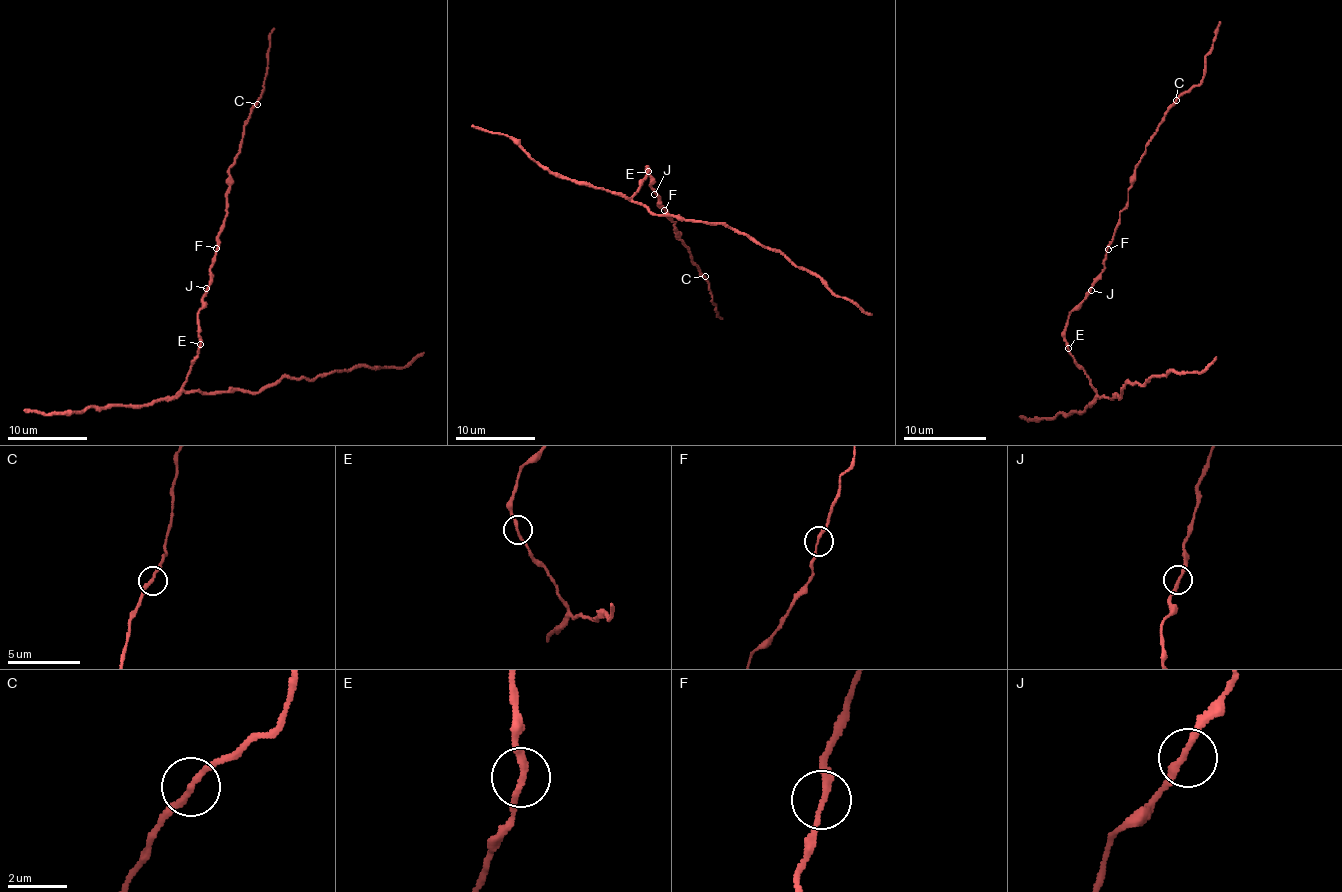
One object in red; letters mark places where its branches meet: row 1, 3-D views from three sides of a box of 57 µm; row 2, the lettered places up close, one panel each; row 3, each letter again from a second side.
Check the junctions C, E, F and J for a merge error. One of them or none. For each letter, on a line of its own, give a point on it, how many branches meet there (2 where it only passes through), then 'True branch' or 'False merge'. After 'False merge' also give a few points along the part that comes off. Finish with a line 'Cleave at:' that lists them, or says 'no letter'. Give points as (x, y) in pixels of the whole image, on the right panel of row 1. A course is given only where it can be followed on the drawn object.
C: Place: (1176, 100). Branches: 2. True branch
E: Place: (1068, 348). Branches: 2. True branch
F: Place: (1108, 249). Branches: 2. True branch
J: Place: (1091, 290). Branches: 2. True branch
Cleave at: no letter

